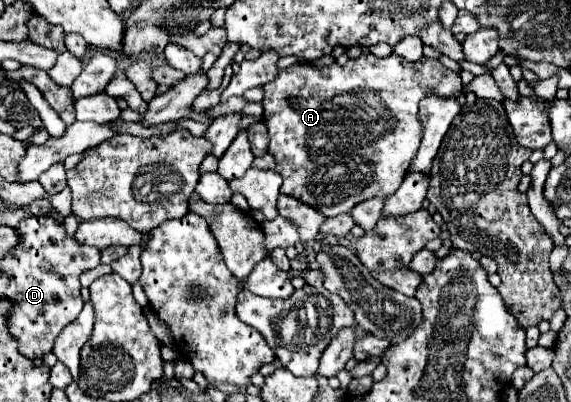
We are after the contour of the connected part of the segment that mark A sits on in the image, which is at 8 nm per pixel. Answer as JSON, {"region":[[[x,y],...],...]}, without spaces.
{"region":[[[363,53],[345,65],[295,65],[279,69],[277,77],[265,85],[263,105],[271,137],[269,153],[275,157],[275,169],[283,177],[281,193],[303,201],[327,219],[349,213],[361,201],[393,195],[407,173],[407,163],[411,163],[419,147],[419,101],[427,93],[453,95],[459,89],[459,73],[437,63],[437,59],[407,61],[395,53],[389,57]]]}

